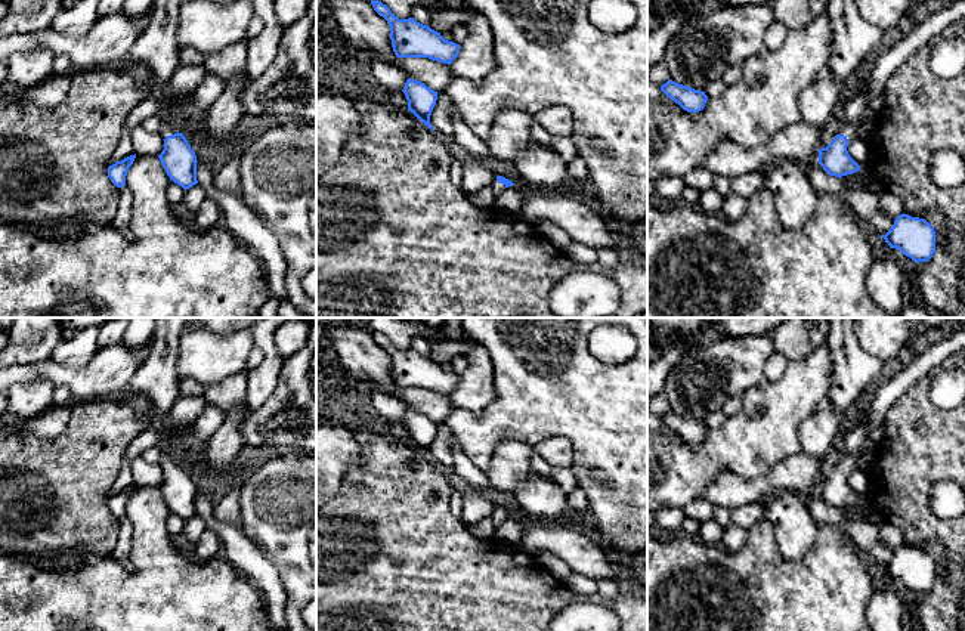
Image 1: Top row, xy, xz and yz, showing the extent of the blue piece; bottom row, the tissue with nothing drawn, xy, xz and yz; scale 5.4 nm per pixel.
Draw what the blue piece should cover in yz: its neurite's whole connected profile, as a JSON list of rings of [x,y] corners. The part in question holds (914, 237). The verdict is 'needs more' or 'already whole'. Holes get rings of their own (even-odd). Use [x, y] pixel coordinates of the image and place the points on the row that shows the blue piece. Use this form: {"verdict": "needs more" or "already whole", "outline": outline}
{"verdict": "already whole", "outline": [[[900,214],[893,228],[881,235],[890,248],[898,248],[904,256],[915,263],[928,262],[935,251],[935,231],[925,220]]]}

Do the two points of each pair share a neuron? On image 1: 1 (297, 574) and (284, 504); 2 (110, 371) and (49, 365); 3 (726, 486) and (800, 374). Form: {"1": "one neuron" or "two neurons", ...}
{"1": "one neuron", "2": "one neuron", "3": "two neurons"}

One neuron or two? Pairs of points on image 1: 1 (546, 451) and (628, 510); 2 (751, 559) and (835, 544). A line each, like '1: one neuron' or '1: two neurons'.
1: two neurons
2: one neuron

